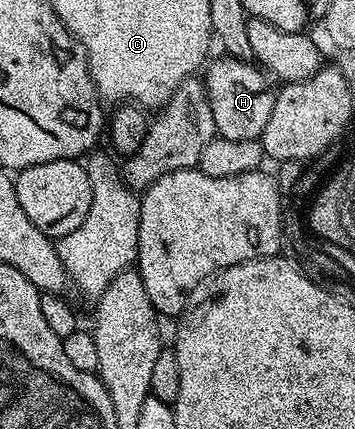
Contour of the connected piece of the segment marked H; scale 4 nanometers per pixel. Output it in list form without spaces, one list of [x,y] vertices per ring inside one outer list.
[[[213,58],[207,64],[208,72],[206,67],[202,75],[204,88],[208,90],[210,113],[214,113],[216,134],[230,141],[259,139],[266,129],[266,121],[270,121],[270,109],[274,109],[276,100],[276,91],[268,84],[269,76],[247,60],[219,58]]]

